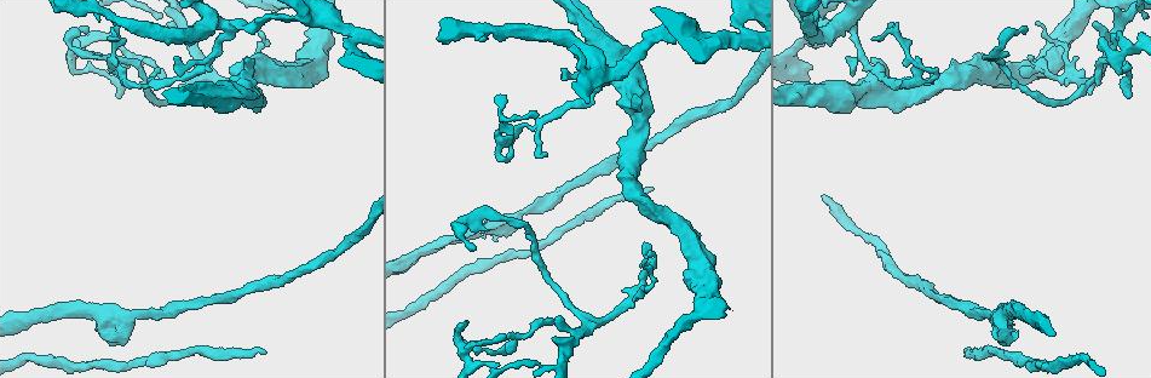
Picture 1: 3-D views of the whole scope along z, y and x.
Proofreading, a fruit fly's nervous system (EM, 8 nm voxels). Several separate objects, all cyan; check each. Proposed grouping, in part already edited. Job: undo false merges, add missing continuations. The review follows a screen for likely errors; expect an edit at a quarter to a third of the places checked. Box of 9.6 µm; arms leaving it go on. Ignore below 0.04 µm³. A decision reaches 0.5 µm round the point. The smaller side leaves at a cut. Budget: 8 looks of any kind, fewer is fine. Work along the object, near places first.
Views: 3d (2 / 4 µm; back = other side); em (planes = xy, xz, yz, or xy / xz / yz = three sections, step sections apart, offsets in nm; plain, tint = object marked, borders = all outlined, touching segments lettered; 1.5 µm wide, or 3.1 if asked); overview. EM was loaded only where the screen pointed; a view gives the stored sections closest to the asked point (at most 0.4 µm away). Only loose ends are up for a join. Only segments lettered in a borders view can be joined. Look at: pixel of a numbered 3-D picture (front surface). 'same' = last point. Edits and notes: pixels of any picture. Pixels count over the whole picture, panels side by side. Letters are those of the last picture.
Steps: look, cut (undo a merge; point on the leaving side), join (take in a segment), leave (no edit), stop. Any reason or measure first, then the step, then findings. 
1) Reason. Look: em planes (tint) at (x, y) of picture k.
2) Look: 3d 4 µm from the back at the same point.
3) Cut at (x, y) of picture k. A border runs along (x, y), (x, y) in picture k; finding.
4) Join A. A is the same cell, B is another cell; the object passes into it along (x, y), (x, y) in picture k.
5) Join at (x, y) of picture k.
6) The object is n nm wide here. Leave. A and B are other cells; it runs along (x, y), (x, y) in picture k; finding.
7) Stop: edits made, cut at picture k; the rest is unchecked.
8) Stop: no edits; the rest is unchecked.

A fork. Look: 3d 2 µm at (593, 320) of picture 1.

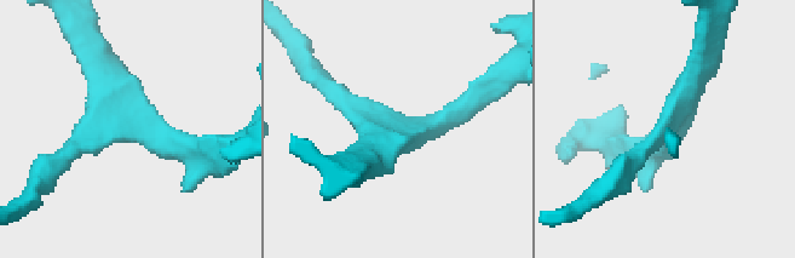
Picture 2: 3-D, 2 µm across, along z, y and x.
3 arms meet here; the arms are 170, 200, 220 nm wide. Look: em planes (tint) at (389, 131) of picture 2.

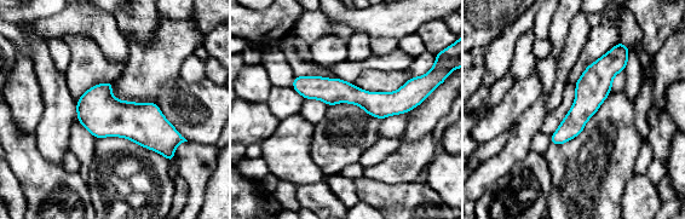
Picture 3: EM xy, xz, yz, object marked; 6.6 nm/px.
Look: em planes (borders) at the same point.

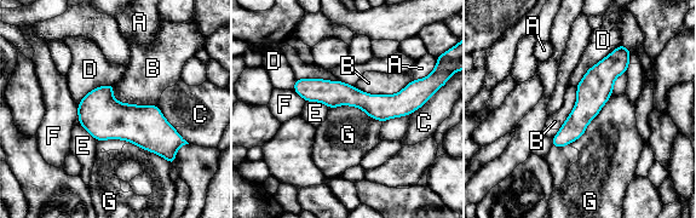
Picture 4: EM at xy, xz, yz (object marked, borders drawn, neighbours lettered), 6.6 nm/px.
Leave. A, B, C, D, E, F and G are other cells; it runs along (297, 85), (368, 103), (413, 99) in picture 4; all the same neuron.

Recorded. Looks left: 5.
Tapers out. Look: em planes (borders) at (80, 47) of picture 1.

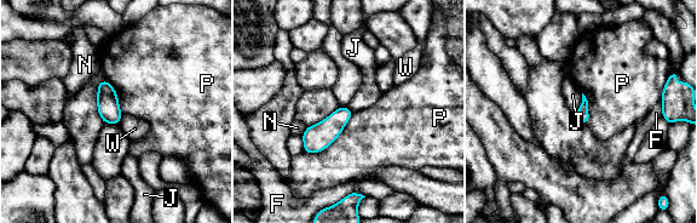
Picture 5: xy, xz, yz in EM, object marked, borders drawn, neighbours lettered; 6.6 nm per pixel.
Leave. F, J, N, P and W are other cells; a border runs along (582, 93), (582, 101), (575, 113) in picture 5; none of them fits.

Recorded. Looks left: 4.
Branch point. Look: 3d 4 µm at (634, 82) of picture 1.

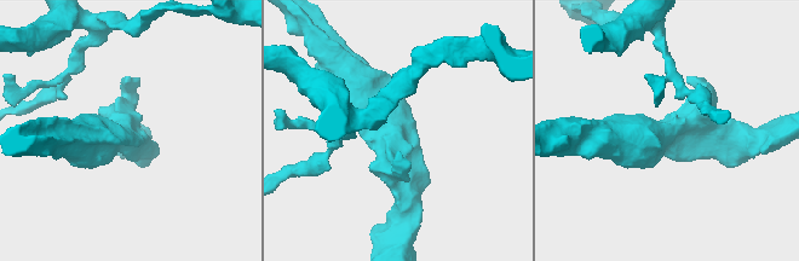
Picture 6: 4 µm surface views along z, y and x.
3 arms meet here; the arms are 320, 340, 650 nm wide. Look: em planes (plain) at (394, 131) of picture 6.

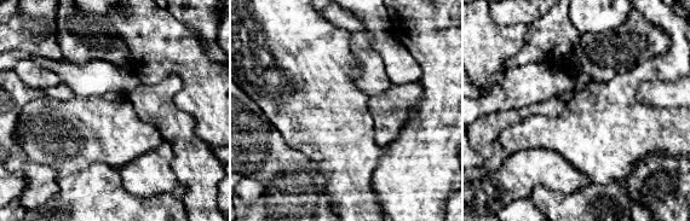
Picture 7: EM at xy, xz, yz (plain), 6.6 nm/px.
Look: em planes (borders) at the same point.

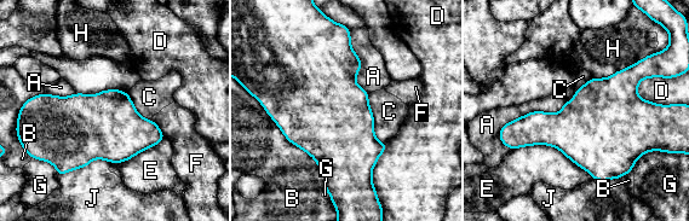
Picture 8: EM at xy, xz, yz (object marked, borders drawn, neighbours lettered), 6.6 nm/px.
Leave. A, B, C, D, E, F, G, H and J are other cells; a border runs along (368, 93), (373, 134), (384, 144) in picture 8; all the same neuron.

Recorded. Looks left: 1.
Stop: no edits; the rest is unchecked.

